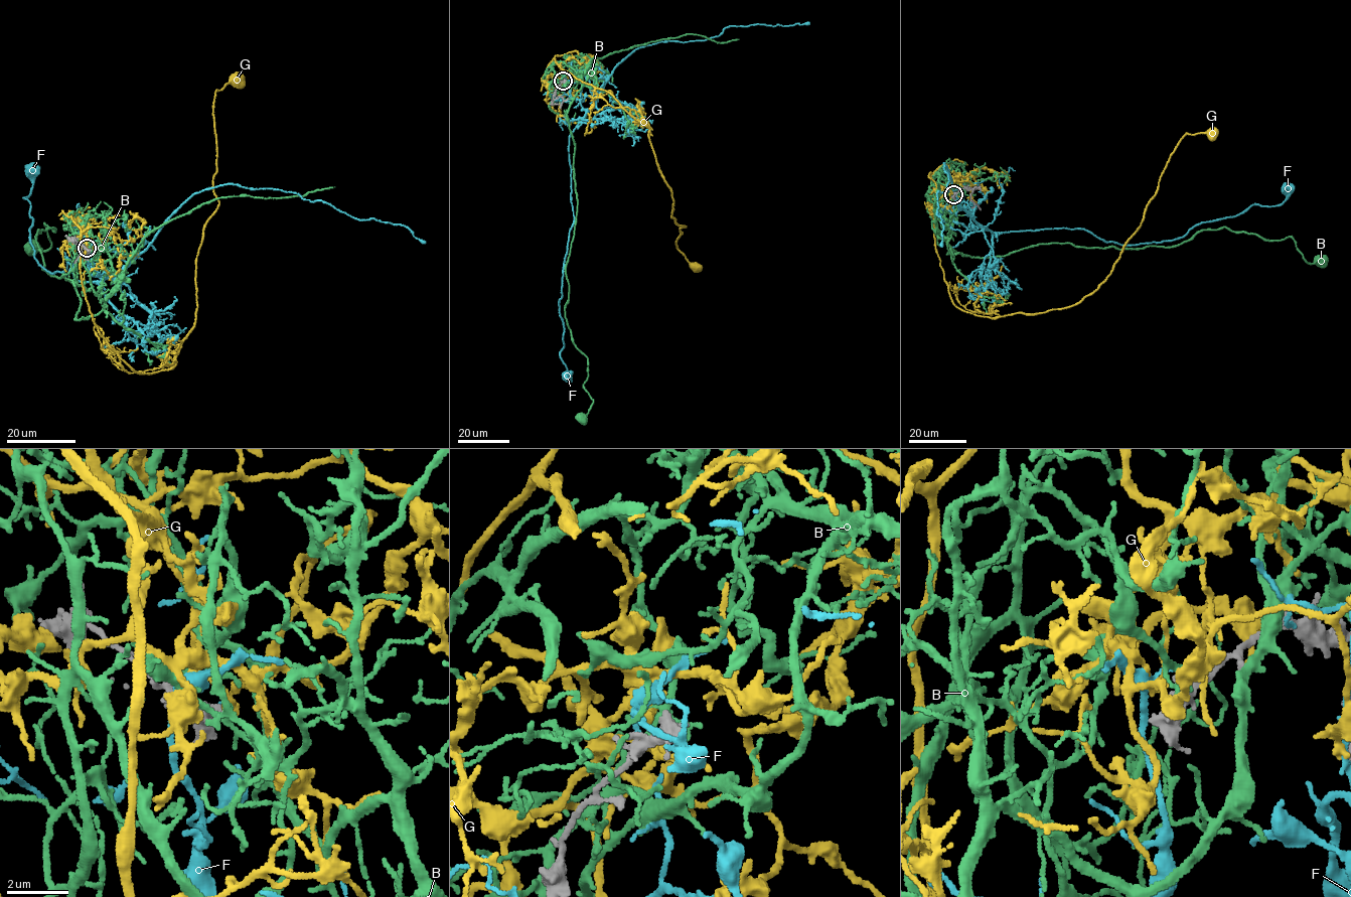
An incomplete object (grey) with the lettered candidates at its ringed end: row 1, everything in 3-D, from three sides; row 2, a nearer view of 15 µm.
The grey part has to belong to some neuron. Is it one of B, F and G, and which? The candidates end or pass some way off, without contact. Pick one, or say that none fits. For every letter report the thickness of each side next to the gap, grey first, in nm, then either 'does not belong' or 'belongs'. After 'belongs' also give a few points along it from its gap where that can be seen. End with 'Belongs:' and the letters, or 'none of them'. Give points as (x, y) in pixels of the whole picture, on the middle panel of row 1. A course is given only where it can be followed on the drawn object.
B: calibres 320 and 160 nm; does not belong
F: calibres 320 and 400 nm; does not belong
G: calibres 320 and 190 nm; belongs; course (563, 80), (547, 70), (553, 58), (649, 128), (670, 215), (686, 227), (676, 245), (697, 266)
Belongs: G

